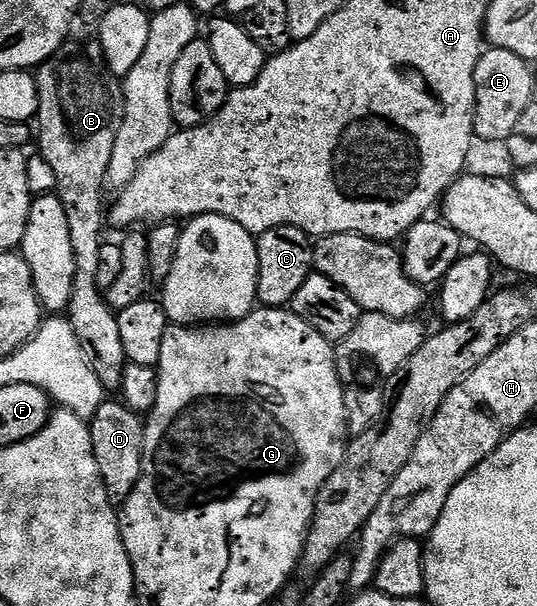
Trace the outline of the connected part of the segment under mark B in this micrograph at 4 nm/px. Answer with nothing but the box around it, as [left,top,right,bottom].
[35,42,127,394]

